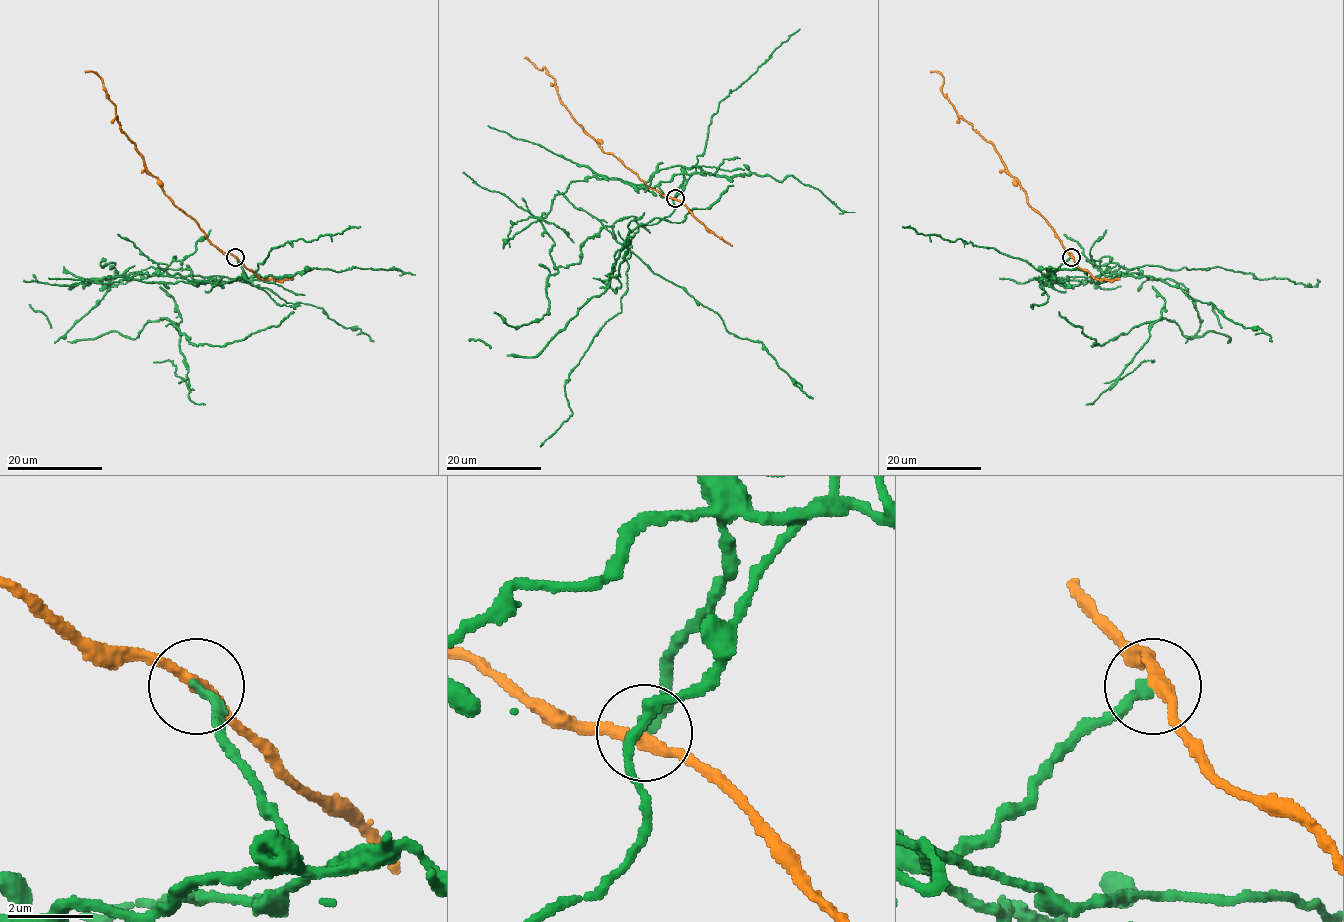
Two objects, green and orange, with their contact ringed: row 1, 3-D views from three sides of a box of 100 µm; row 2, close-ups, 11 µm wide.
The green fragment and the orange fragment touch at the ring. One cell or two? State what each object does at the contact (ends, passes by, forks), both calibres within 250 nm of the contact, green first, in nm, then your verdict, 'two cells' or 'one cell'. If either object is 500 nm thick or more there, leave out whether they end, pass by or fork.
green ends | orange passes by | 240/280 nm | two cells

